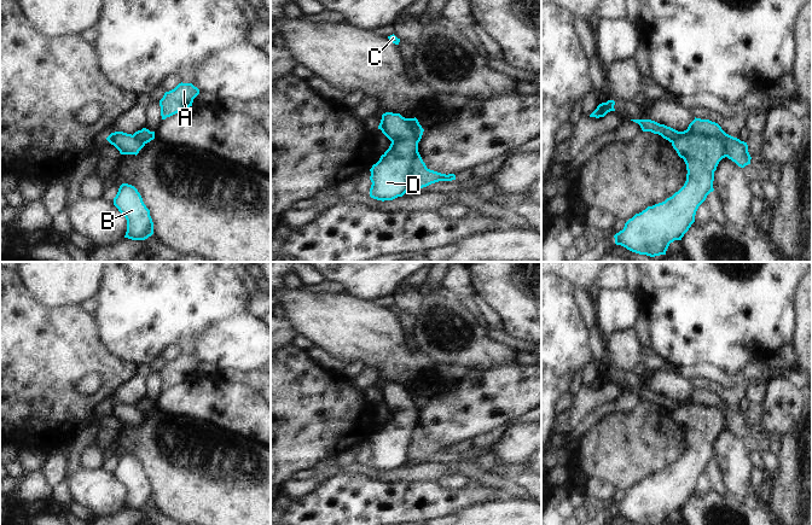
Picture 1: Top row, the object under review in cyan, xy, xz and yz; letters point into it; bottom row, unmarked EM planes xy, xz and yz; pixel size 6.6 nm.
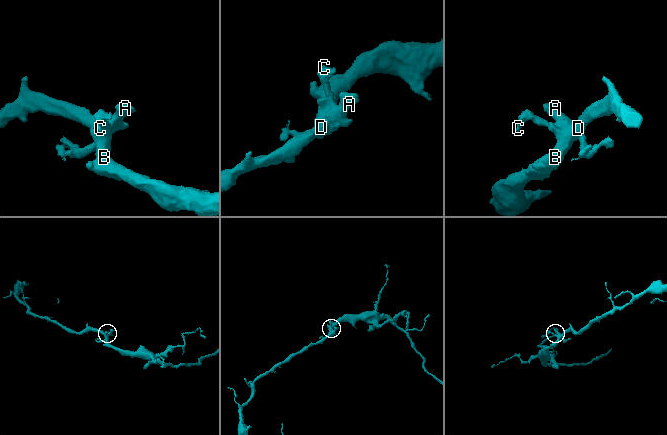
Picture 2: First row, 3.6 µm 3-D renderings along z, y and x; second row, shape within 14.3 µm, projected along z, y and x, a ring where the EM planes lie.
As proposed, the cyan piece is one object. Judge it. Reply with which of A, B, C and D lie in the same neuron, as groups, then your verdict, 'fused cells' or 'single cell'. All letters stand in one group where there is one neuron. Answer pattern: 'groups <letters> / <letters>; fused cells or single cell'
groups A C / B D; fused cells

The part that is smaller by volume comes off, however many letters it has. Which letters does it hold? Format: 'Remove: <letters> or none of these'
Remove: A, C

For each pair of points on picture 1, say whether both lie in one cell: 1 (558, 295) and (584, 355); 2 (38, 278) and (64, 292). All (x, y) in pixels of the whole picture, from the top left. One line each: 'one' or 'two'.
1: one
2: one

